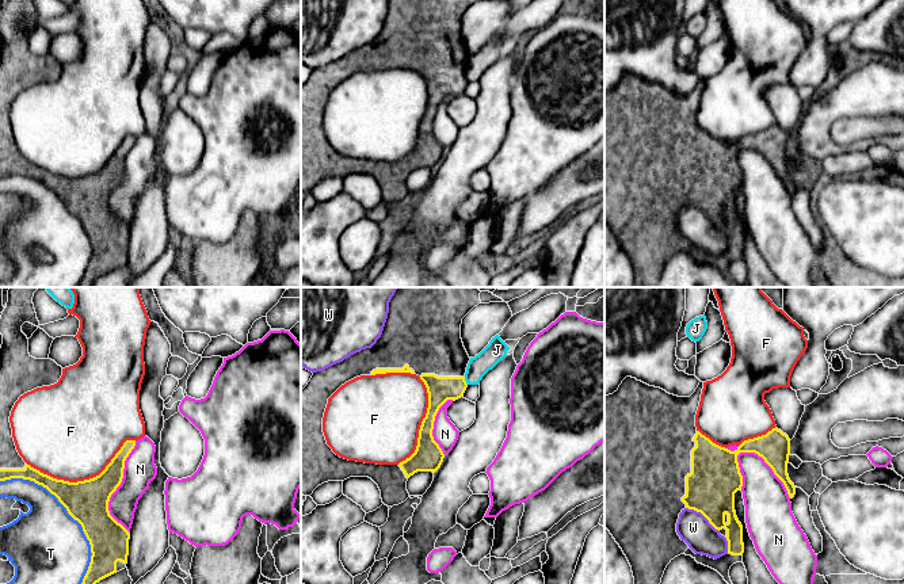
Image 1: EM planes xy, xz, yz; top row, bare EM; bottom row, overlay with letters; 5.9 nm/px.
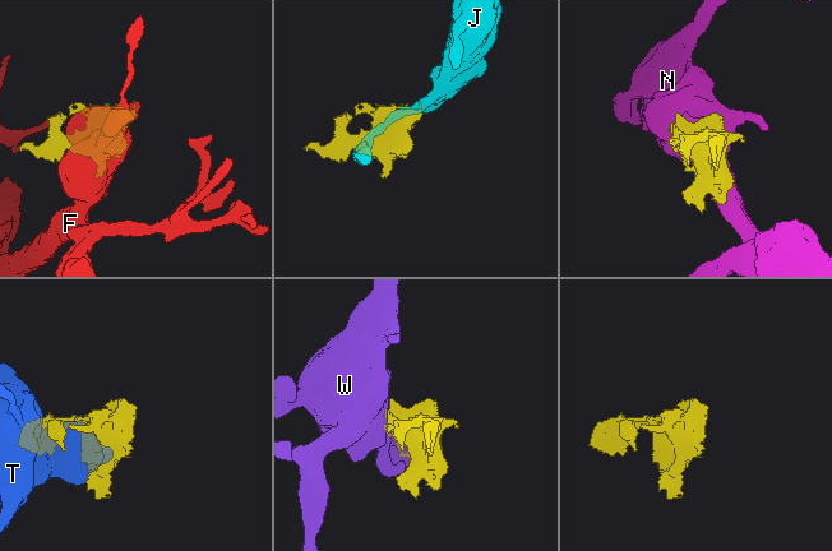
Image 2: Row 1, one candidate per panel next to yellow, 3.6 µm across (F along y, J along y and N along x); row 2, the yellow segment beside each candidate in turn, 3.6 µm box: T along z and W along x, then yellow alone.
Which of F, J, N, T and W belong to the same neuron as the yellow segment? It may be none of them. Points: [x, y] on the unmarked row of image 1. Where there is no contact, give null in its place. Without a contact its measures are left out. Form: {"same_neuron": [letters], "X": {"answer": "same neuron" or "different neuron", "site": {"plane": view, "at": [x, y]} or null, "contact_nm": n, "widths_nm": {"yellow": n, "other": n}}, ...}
{"same_neuron": [], "F": {"answer": "different neuron", "site": {"plane": "xy", "at": [84, 176]}, "contact_nm": 650, "widths_nm": {"yellow": 260, "other": 500}}, "J": {"answer": "different neuron", "site": {"plane": "xz", "at": [465, 77]}, "contact_nm": 50, "widths_nm": {"yellow": 150, "other": 120}}, "N": {"answer": "different neuron", "site": {"plane": "yz", "at": [767, 160]}, "contact_nm": 420, "widths_nm": {"yellow": 190, "other": 280}}, "T": {"answer": "different neuron", "site": {"plane": "xy", "at": [72, 213]}, "contact_nm": 800, "widths_nm": {"yellow": 260, "other": 460}}, "W": {"answer": "different neuron", "site": {"plane": "yz", "at": [702, 210]}, "contact_nm": 240, "widths_nm": {"yellow": 300, "other": 190}}}

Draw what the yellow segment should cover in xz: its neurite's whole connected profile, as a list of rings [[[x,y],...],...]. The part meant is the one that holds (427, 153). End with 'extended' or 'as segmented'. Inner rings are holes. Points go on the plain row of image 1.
[[[389,0],[388,15],[381,34],[371,45],[362,46],[323,68],[313,69],[301,87],[301,191],[310,192],[313,187],[328,178],[344,178],[350,173],[369,173],[381,187],[382,199],[388,203],[404,199],[409,190],[407,178],[417,168],[435,169],[445,154],[434,137],[432,126],[439,104],[447,96],[464,92],[468,80],[465,69],[470,57],[462,35],[462,15],[478,0]],[[386,69],[411,69],[420,73],[428,89],[428,104],[422,118],[415,149],[398,161],[377,161],[348,157],[336,152],[327,141],[323,129],[323,114],[328,95],[346,79],[361,72]]]; extended

